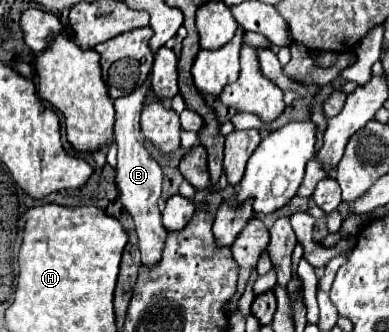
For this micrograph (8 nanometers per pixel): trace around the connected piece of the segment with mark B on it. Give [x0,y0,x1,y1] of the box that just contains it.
[114,77,166,267]

